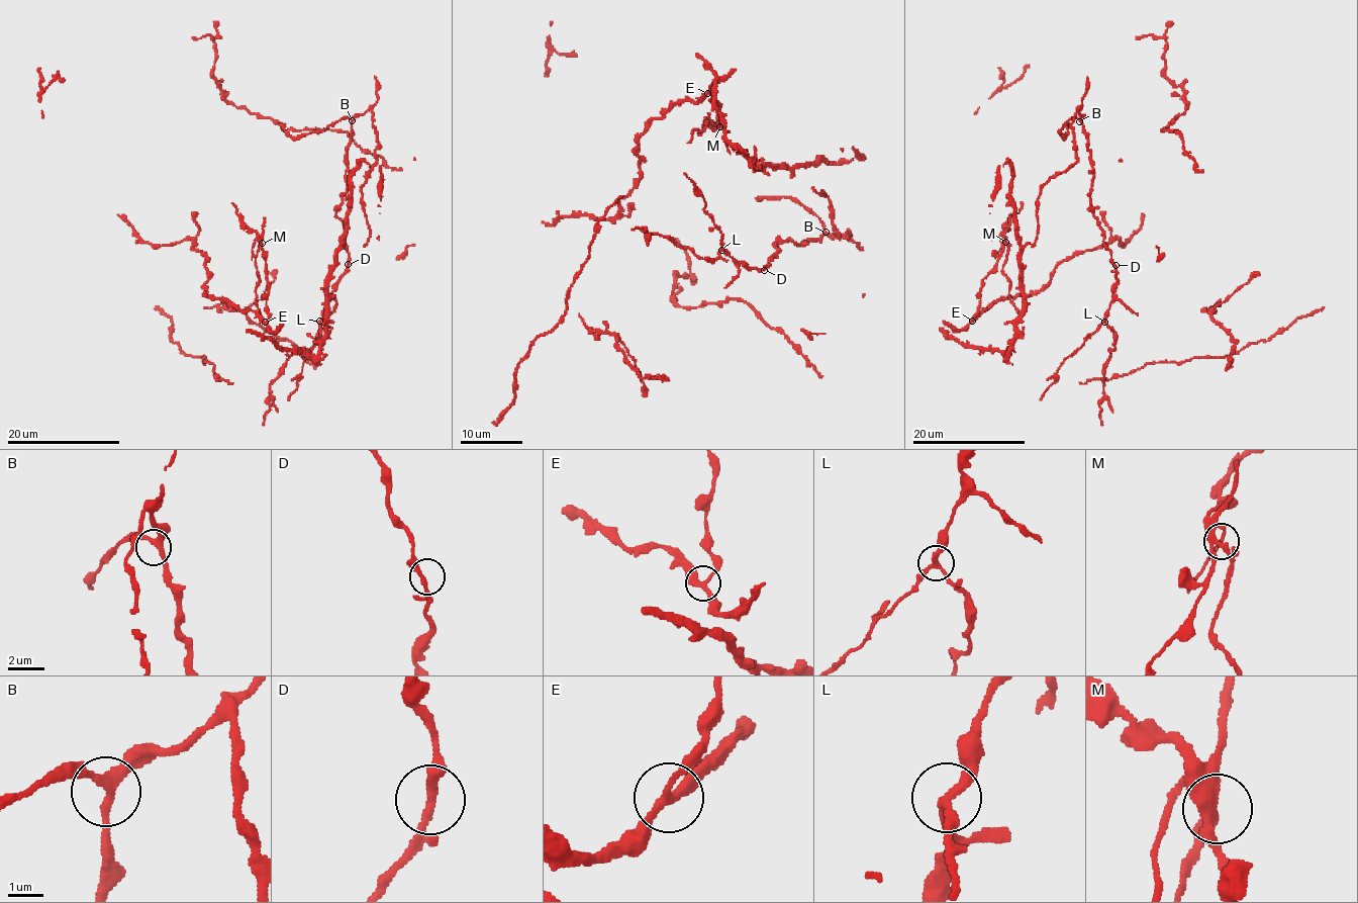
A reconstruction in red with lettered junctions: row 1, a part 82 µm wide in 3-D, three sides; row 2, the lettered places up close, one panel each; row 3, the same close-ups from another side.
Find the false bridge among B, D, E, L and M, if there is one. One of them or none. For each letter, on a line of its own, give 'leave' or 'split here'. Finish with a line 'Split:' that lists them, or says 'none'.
B: leave
D: leave
E: leave
L: split here
M: leave
Split: L

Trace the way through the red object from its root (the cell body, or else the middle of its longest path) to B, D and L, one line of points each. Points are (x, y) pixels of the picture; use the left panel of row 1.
B: (364, 184), (377, 160), (378, 132), (373, 125), (370, 109), (352, 120)
D: (364, 184), (377, 160), (378, 132), (370, 109), (353, 120), (347, 191), (335, 216), (345, 231), (348, 264)
L: (364, 184), (377, 160), (370, 109), (353, 120), (347, 191), (335, 216), (345, 231), (348, 268), (319, 321)

